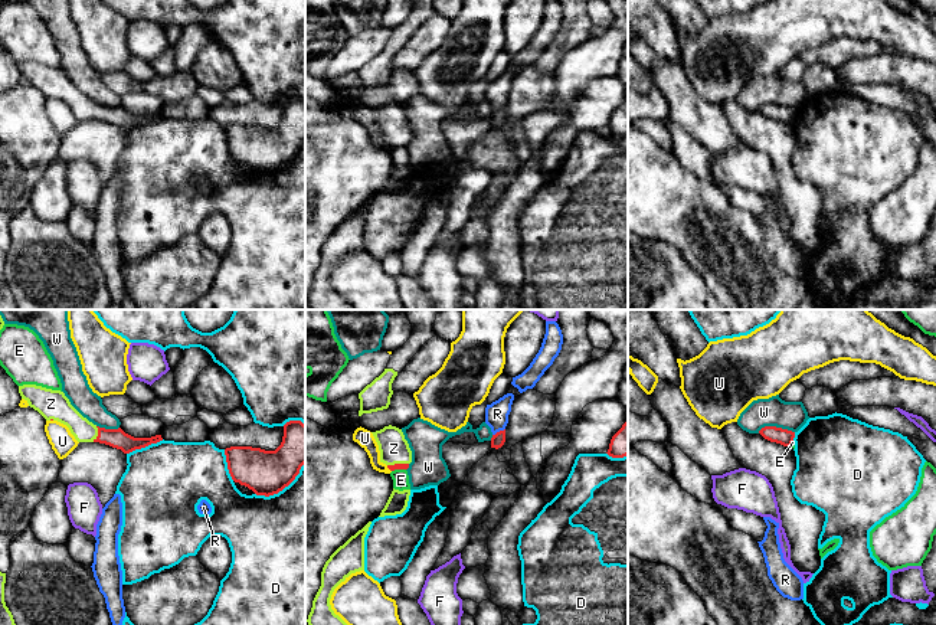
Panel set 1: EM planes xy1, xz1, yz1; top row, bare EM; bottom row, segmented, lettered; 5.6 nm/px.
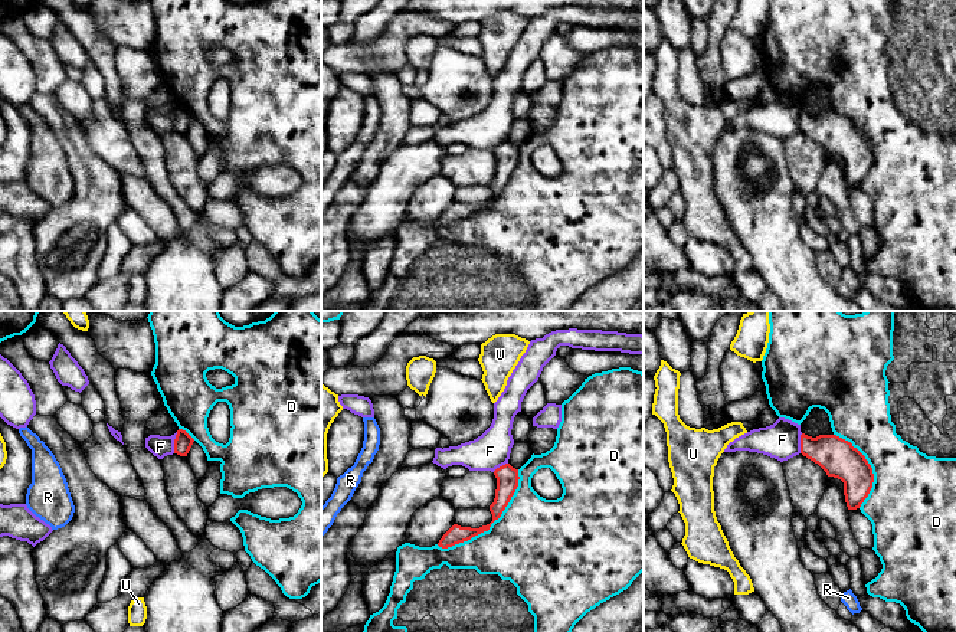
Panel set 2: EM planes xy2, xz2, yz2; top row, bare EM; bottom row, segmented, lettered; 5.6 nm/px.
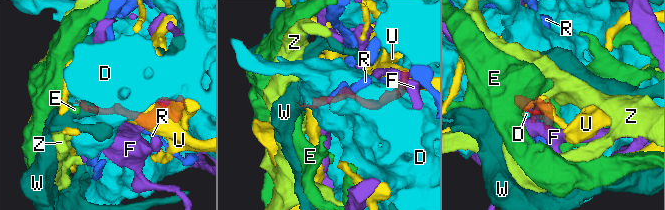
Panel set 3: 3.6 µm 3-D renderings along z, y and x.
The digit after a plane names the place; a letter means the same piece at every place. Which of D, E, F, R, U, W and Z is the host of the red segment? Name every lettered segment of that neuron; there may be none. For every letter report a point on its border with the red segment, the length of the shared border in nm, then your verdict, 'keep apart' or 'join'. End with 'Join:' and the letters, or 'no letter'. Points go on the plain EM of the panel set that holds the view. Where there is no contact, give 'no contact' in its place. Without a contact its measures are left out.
D: xz2 (490, 203) | 650 nm | keep apart
E: xz1 (398, 146) | 80 nm | keep apart
F: xy2 (174, 120) | 120 nm | keep apart
R: xz1 (500, 108) | 80 nm | keep apart
U: xz1 (388, 144) | 50 nm | keep apart
W: yz1 (775, 104) | 200 nm | keep apart
Z: xy1 (98, 111) | 90 nm | join
Join: Z

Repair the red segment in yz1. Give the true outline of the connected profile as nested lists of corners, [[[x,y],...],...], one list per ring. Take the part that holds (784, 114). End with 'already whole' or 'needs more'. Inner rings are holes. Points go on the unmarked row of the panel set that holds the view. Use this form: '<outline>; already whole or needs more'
[[[765,104],[759,108],[759,111],[765,117],[780,121],[783,124],[792,124],[792,120],[795,115],[795,109],[782,107],[782,105],[776,105],[776,104]]]; already whole

